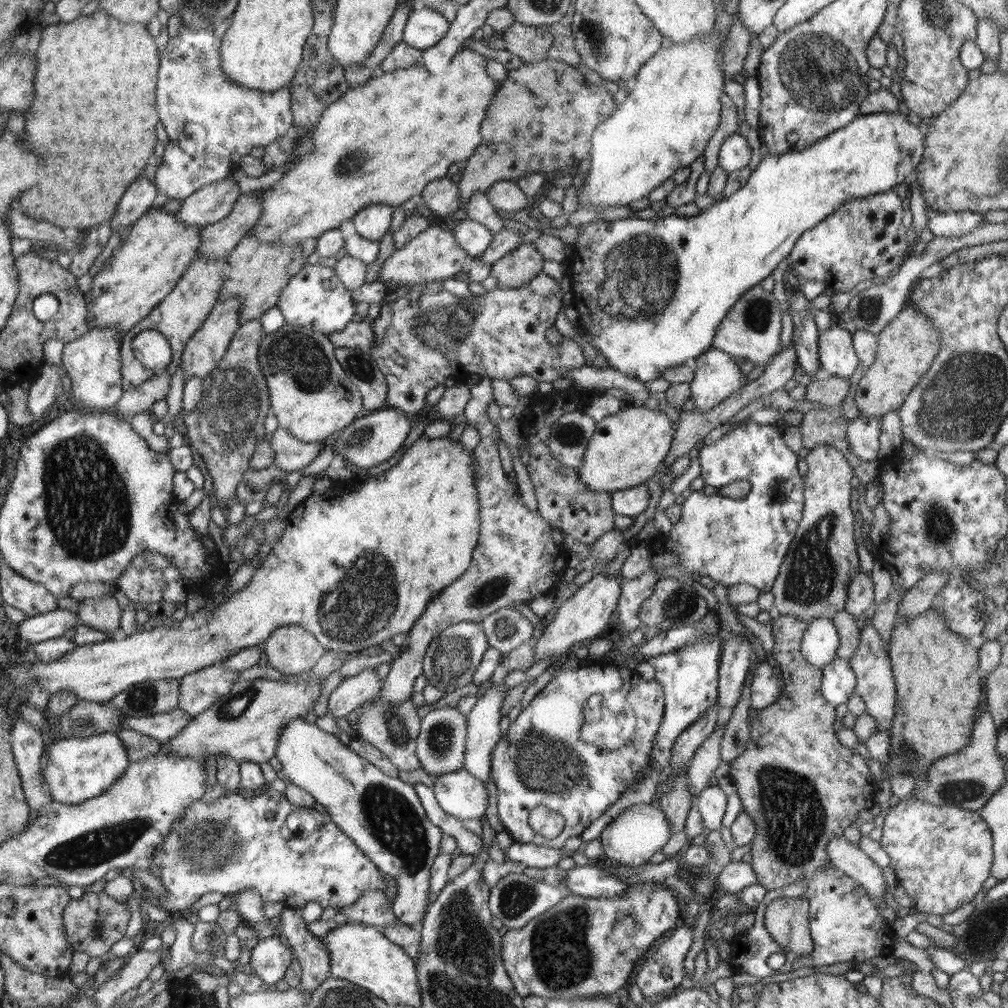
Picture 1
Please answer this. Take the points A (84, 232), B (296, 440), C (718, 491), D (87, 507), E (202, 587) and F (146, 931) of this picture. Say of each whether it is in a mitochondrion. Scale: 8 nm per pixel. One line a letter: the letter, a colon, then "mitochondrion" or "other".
A: other
B: other
C: other
D: mitochondrion
E: other
F: other

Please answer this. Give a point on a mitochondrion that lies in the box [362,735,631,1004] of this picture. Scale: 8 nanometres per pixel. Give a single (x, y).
(560, 957)

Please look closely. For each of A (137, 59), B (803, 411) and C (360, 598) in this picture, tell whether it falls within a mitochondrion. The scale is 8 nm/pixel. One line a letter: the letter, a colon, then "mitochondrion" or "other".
A: other
B: other
C: mitochondrion

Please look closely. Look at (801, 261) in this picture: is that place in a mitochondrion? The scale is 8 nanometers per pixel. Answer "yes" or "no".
no

